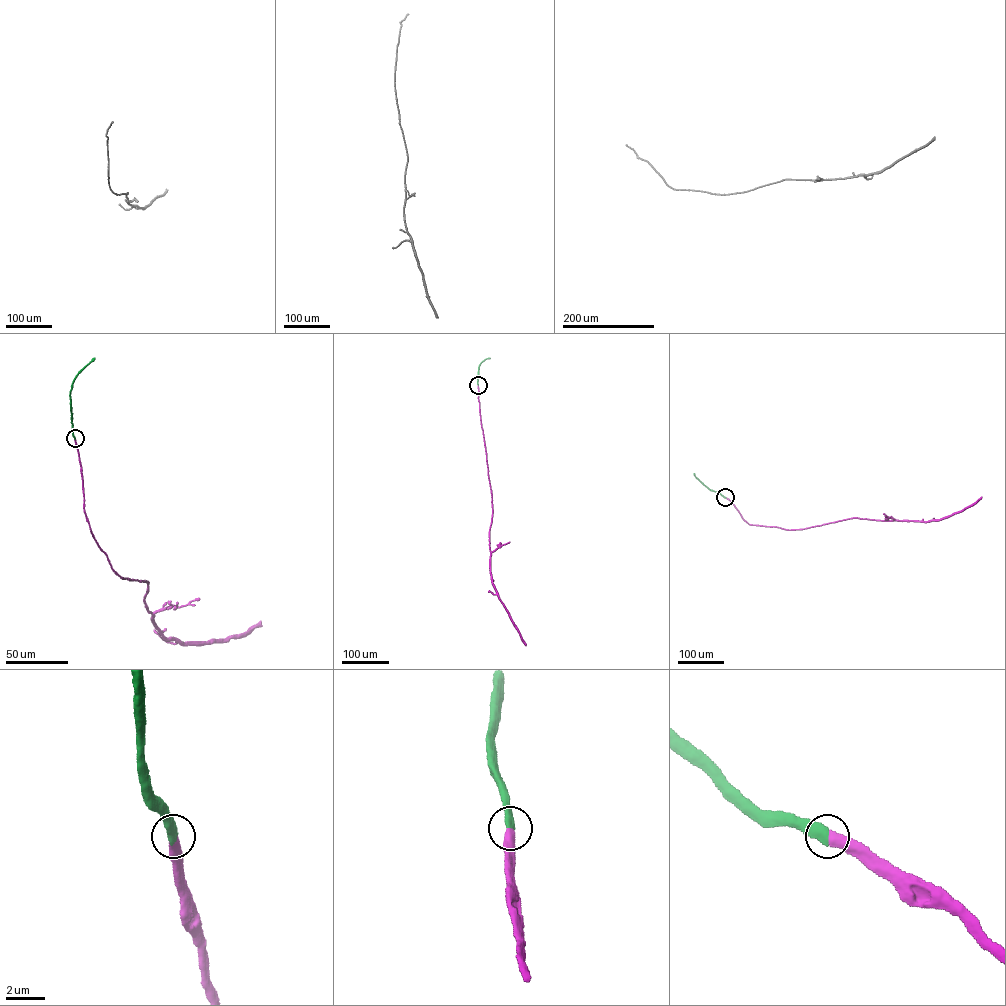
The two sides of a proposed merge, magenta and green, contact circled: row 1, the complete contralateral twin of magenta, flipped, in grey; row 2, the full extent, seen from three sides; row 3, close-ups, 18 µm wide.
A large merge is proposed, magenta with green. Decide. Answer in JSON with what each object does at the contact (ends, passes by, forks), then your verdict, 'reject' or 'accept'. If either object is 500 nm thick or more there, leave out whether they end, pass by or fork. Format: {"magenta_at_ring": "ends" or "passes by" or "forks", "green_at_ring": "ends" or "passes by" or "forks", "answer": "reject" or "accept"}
{"answer": "accept"}

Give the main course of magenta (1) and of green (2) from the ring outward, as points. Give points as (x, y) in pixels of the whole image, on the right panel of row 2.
1: (726, 497), (749, 524), (789, 530), (855, 518), (937, 520)
2: (725, 497), (709, 489), (694, 473)

